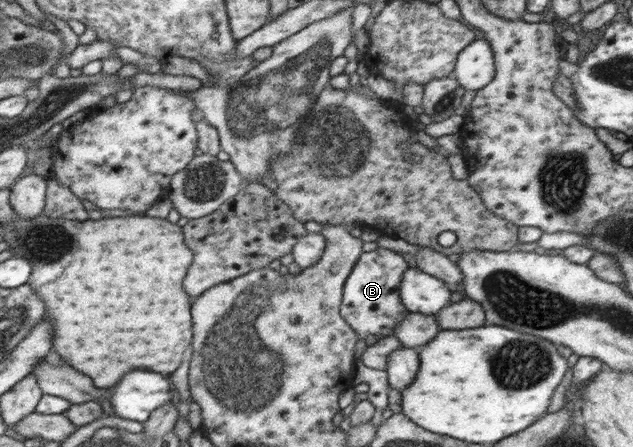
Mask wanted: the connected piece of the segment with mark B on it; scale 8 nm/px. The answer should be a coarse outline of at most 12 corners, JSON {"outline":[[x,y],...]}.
{"outline":[[363,251],[340,314],[362,340],[392,335],[408,316],[402,255]]}

